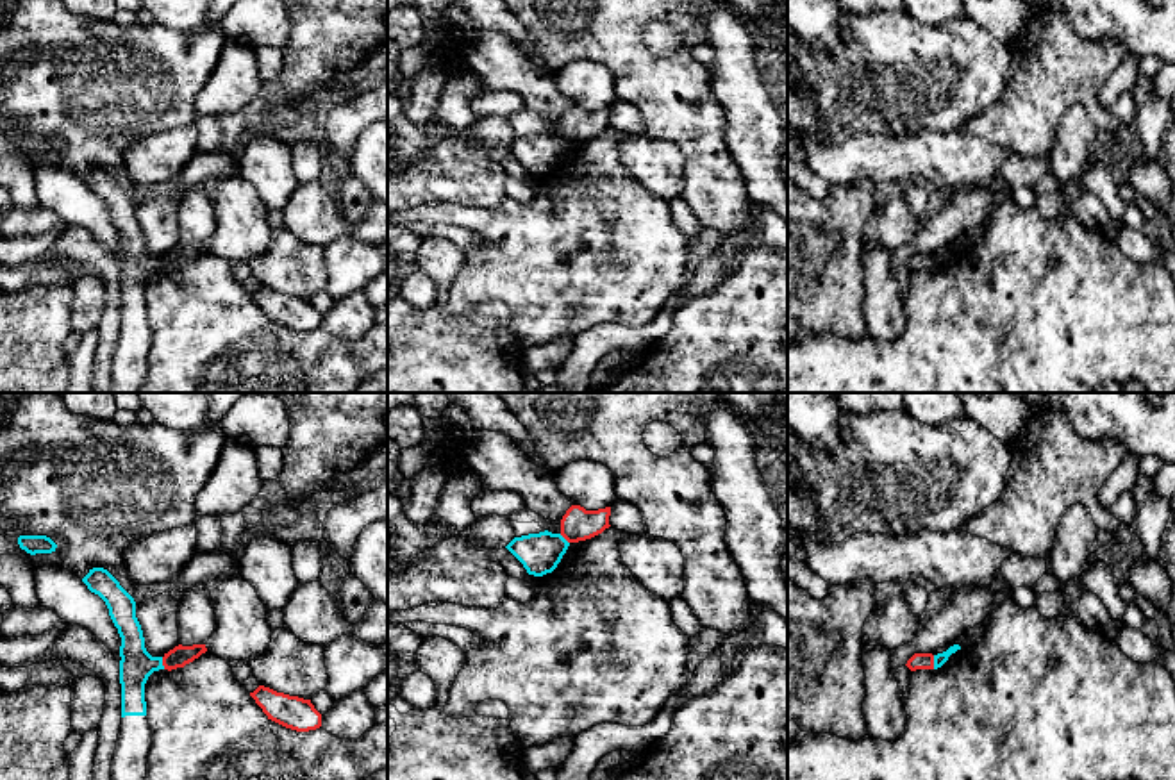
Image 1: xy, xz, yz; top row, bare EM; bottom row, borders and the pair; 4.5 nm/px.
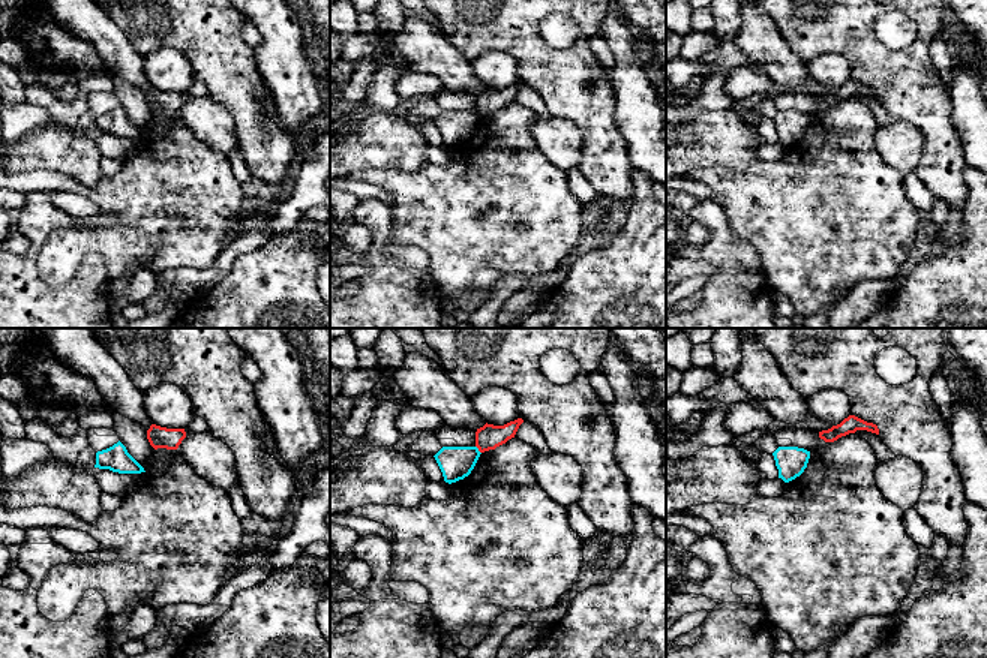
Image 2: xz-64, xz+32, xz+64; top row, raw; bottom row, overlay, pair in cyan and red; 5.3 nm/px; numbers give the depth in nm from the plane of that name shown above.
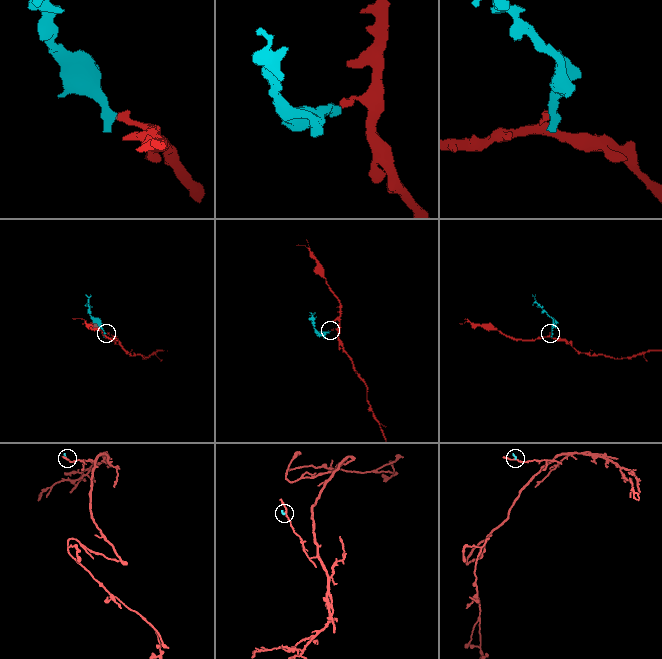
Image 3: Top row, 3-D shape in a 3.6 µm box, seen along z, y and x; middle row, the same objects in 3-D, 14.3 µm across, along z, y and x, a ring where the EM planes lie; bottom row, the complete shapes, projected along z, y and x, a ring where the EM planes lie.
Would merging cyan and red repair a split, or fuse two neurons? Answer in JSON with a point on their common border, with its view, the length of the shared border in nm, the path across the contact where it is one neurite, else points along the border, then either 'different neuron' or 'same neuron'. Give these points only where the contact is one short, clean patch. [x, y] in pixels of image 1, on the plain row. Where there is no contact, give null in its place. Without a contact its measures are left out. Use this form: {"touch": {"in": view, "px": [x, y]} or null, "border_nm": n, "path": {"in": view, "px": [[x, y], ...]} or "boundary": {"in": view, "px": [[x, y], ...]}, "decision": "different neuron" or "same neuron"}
{"touch": {"in": "yz", "px": [934, 263]}, "border_nm": 60, "boundary": {"in": "yz", "px": [[933, 256], [934, 268]]}, "decision": "different neuron"}

